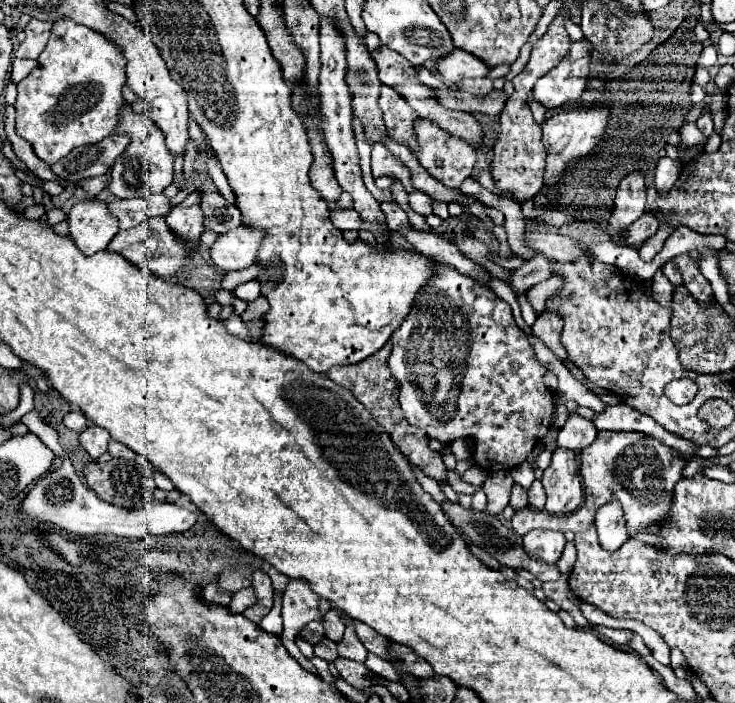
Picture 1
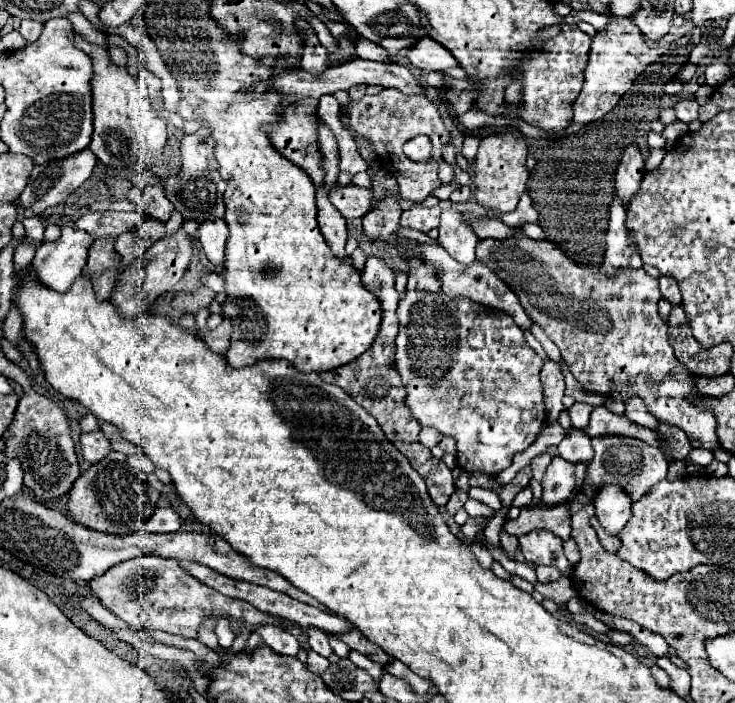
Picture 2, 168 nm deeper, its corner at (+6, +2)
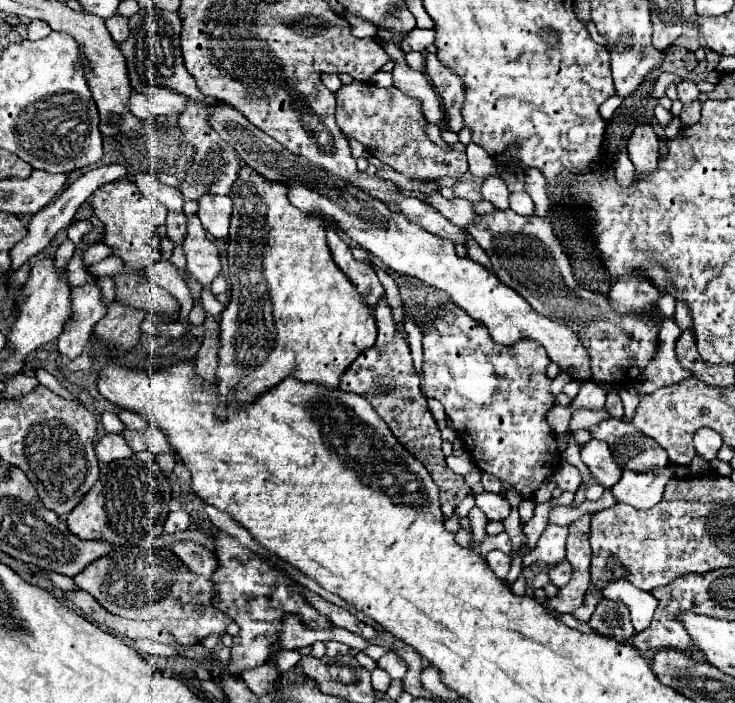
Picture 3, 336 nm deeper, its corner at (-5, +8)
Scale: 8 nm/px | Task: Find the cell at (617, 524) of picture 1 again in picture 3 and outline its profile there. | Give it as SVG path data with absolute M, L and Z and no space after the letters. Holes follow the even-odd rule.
M668 464L666 468L656 468L654 472L624 470L620 482L612 488L612 492L618 502L630 504L638 510L648 510L658 500L662 500L664 488L668 480L672 480L674 476L676 476L676 464Z

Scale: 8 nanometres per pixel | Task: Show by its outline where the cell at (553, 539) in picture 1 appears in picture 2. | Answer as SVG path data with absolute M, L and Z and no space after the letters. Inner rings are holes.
M539 528L539 530L531 530L527 534L521 534L517 538L519 538L521 552L529 564L553 566L553 568L561 570L563 576L567 576L567 572L571 570L571 564L563 554L563 540L559 536L555 536L549 530Z

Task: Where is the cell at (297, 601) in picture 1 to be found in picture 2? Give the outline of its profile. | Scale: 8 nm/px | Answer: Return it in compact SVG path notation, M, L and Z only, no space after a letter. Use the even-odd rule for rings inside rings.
M307 626L307 636L309 636L311 648L313 648L317 654L321 654L321 656L325 656L325 658L329 658L329 656L333 654L333 650L331 650L331 646L329 646L329 640L327 640L327 634L325 634L321 628L317 628L317 626Z

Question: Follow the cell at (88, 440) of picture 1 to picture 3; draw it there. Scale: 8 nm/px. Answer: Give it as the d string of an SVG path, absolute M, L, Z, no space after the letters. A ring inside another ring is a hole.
M106 434L96 444L96 456L98 456L100 462L108 464L112 460L130 458L132 456L132 448L126 444L126 440L124 440L122 434Z

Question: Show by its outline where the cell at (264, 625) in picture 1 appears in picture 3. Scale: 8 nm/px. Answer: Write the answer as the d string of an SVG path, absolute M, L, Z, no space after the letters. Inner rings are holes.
M282 650L280 654L276 654L276 664L278 664L278 668L286 674L292 666L298 664L300 658L302 658L302 656L300 656L296 650Z

